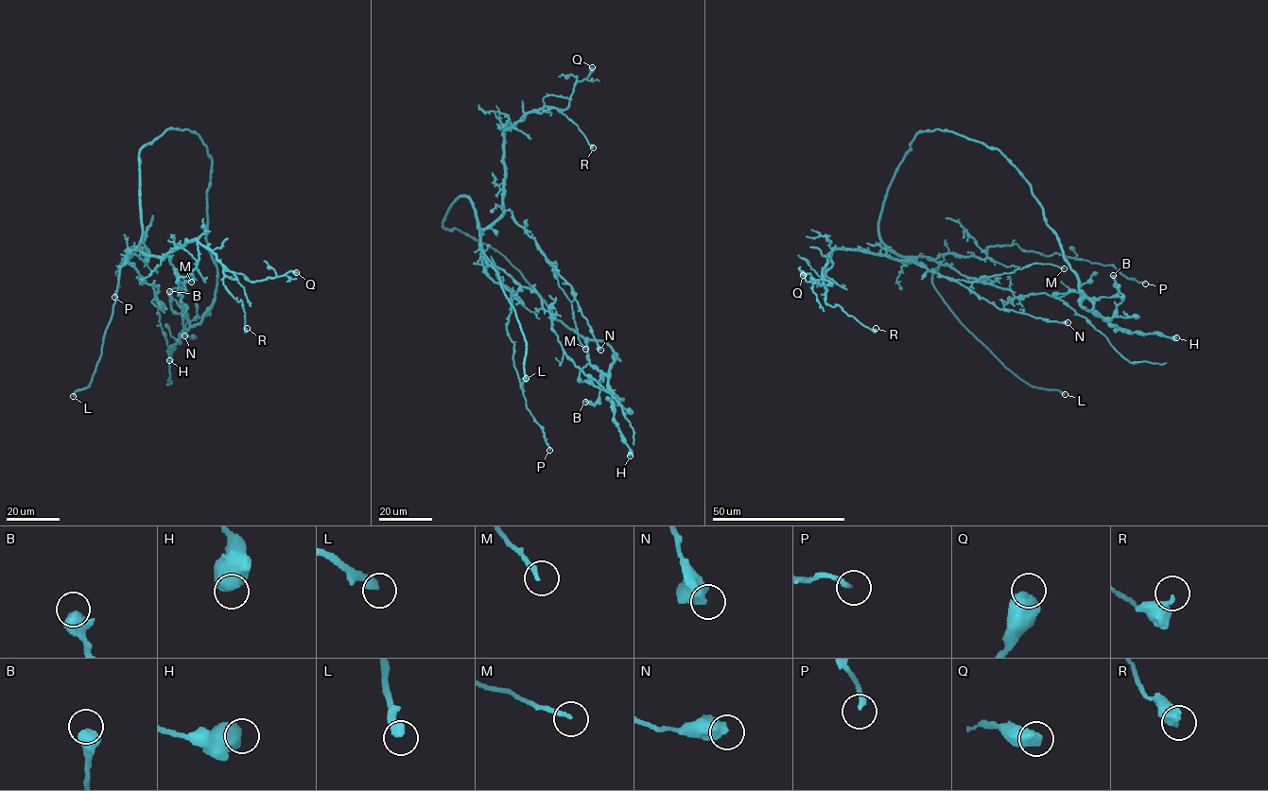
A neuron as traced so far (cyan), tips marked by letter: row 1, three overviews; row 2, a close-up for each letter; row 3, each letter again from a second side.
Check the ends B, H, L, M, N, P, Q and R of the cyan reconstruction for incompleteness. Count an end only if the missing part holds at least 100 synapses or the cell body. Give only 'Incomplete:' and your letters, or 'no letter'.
Incomplete: L

